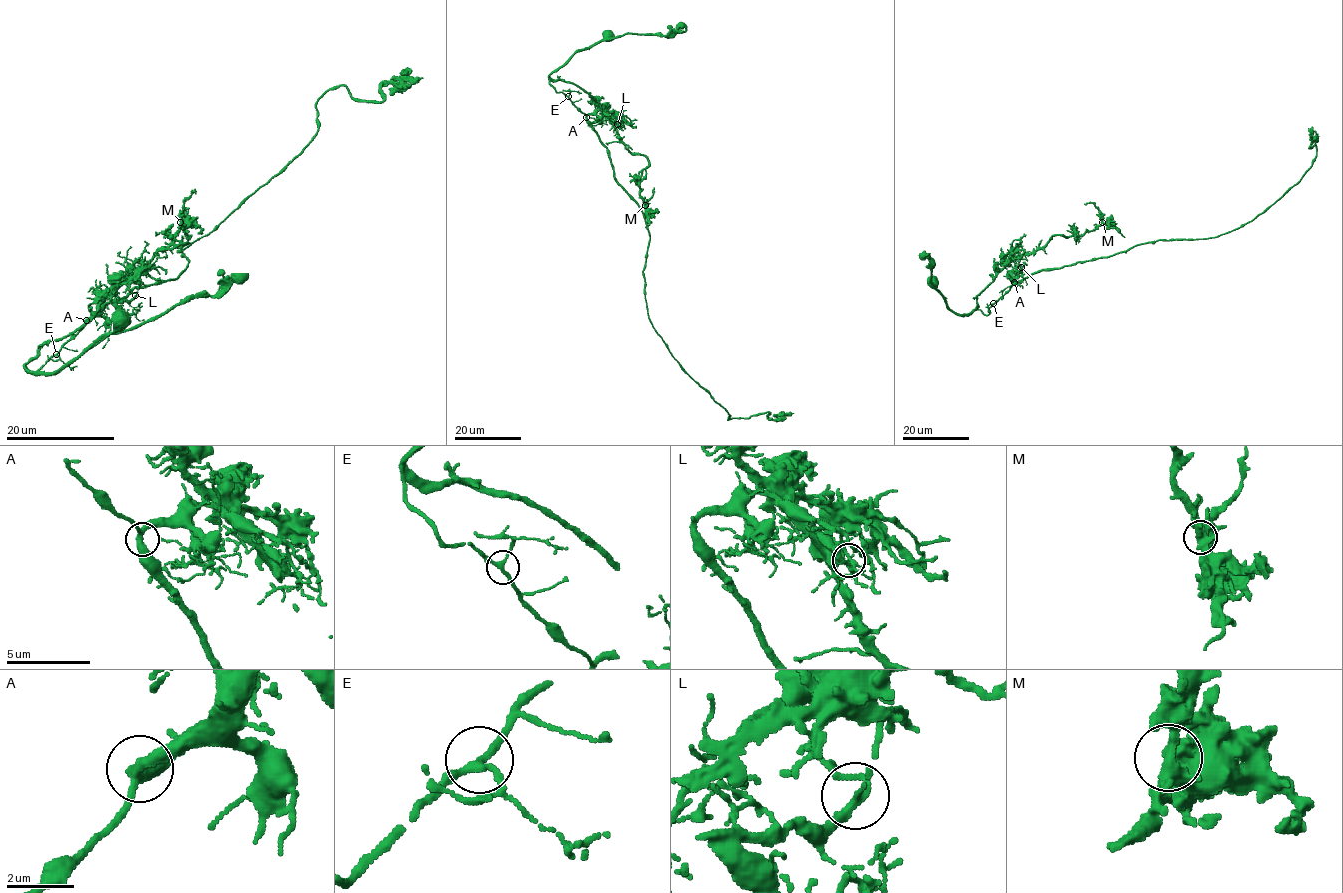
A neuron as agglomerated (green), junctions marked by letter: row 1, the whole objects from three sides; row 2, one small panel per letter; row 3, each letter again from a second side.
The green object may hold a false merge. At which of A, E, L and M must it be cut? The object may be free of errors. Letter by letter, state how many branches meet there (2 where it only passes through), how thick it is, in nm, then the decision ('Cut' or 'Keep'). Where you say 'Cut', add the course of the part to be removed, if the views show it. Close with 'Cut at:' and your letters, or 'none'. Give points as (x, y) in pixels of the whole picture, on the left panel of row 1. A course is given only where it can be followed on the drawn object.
A: Branches: 3. Thickness 340 nm. Keep
E: Branches: 3. Thickness 200 nm. Keep
L: Branches: 3. Thickness 180 nm. Cut. Course of the part to remove: (134, 296), (86, 320), (174, 280), (178, 251), (318, 130), (328, 90), (382, 101), (383, 84), (422, 77)
M: Branches: 3. Thickness 340 nm. Keep
Cut at: L

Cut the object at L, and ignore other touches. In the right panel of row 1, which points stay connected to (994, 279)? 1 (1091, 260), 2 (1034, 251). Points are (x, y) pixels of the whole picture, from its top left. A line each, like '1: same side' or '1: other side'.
1: other side
2: same side

